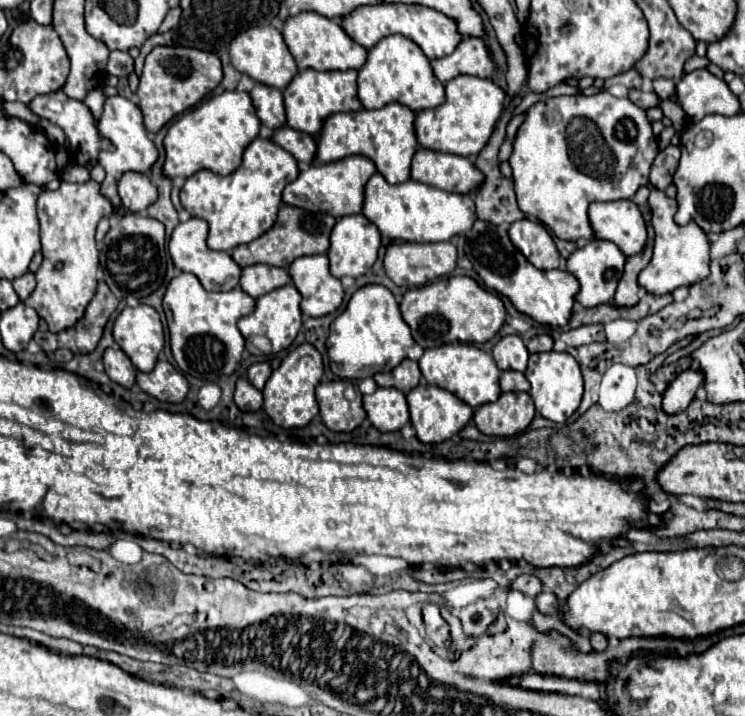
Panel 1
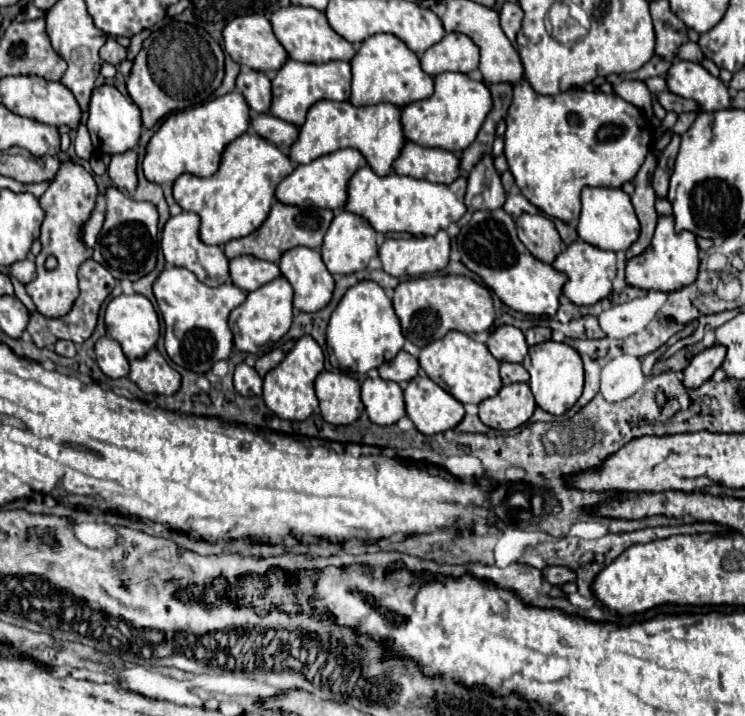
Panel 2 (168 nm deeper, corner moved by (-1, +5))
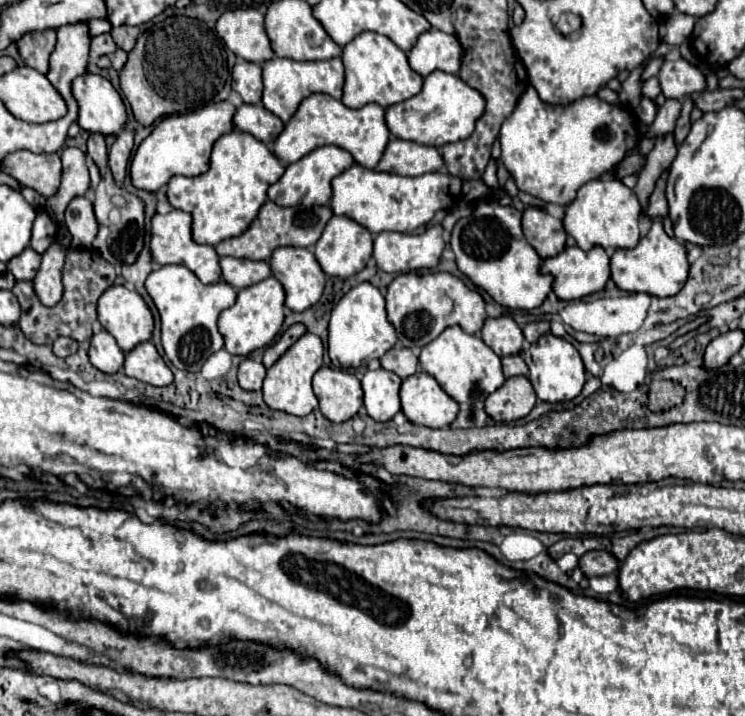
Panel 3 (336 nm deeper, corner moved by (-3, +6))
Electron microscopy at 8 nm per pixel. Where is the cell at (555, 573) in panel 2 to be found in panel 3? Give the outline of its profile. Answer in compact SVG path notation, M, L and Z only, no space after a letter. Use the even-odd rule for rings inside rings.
M588 551L578 559L578 569L586 577L594 575L614 575L618 569L616 559L606 551Z

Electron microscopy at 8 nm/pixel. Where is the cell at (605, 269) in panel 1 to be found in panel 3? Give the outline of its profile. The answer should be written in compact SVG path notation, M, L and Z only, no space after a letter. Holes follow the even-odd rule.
M566 247L562 253L556 257L544 259L542 261L542 273L550 273L554 277L554 293L562 301L572 301L572 299L582 299L590 293L602 291L610 279L610 257L602 247L594 247L590 251L584 251L580 247Z

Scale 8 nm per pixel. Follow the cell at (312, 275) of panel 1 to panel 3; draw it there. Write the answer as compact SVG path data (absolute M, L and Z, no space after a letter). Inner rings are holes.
M278 247L270 259L272 275L284 285L286 307L306 311L324 293L326 275L314 253L300 247Z

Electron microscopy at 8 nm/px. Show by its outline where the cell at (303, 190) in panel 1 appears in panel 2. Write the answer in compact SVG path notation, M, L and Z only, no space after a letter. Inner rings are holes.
M342 148L330 154L324 154L316 160L312 160L310 164L300 164L294 168L292 174L288 174L278 186L276 186L276 198L282 204L292 204L292 206L300 206L306 200L312 202L312 206L316 208L342 208L344 206L344 184L348 184L348 176L352 176L352 172L356 172L356 168L366 166L364 156L360 156L360 152L356 152L356 148Z

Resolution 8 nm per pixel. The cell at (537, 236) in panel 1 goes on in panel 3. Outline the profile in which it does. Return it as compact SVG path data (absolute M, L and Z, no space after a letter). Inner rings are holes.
M528 207L522 217L526 241L536 249L542 259L558 255L566 245L566 231L560 219L538 207Z

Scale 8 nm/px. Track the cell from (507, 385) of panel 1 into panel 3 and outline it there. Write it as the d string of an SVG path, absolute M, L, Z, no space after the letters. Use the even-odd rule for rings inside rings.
M508 355L502 357L502 369L504 377L516 377L516 375L528 375L528 367L520 355Z

